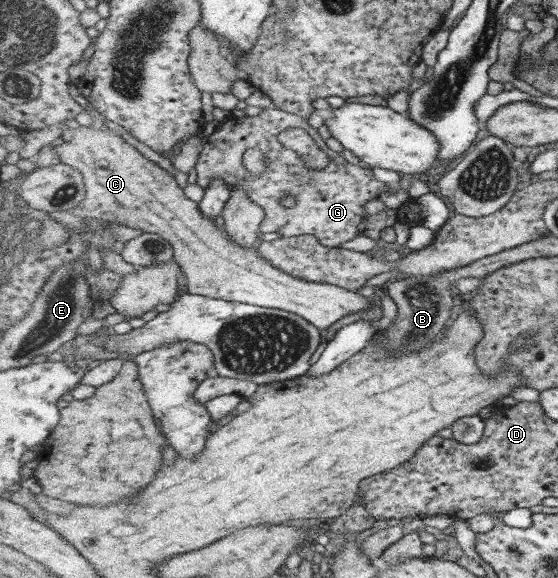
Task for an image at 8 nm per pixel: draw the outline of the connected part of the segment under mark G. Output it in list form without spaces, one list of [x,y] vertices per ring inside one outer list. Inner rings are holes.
[[[281,108],[264,109],[254,116],[245,115],[241,118],[230,116],[225,122],[220,123],[218,129],[205,139],[205,146],[196,172],[196,183],[204,190],[209,189],[215,181],[226,183],[232,192],[235,188],[244,189],[247,197],[266,210],[266,220],[260,229],[262,234],[277,232],[282,237],[317,235],[319,241],[331,248],[341,248],[345,242],[360,235],[359,224],[369,216],[365,210],[365,204],[369,200],[379,200],[379,198],[384,200],[387,196],[394,194],[394,190],[385,182],[378,180],[368,167],[362,164],[351,164],[343,158],[341,153],[337,154],[327,148],[325,140],[321,138],[317,128],[313,128],[309,124],[307,118],[285,112]],[[288,128],[302,128],[312,138],[316,147],[327,154],[329,162],[322,170],[310,170],[309,166],[305,164],[303,156],[299,156],[299,152],[295,152],[295,148],[287,148],[287,144],[283,144],[283,132],[287,132]],[[249,149],[262,149],[262,152],[269,157],[269,168],[264,174],[254,176],[244,164],[244,156]],[[285,197],[295,197],[296,206],[289,208],[284,206],[281,200]]]

